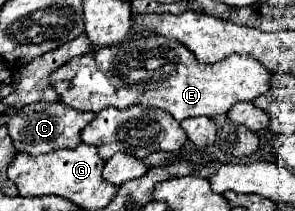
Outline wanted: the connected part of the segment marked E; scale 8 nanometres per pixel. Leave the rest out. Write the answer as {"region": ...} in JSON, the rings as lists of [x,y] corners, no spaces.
{"region":[[[132,35],[116,47],[96,47],[84,57],[74,57],[56,73],[52,83],[62,103],[76,111],[98,113],[106,107],[126,109],[130,105],[156,107],[172,113],[176,121],[188,117],[226,115],[234,103],[252,101],[272,87],[272,71],[250,55],[230,55],[228,59],[206,65],[196,61],[176,39],[162,35]]]}

